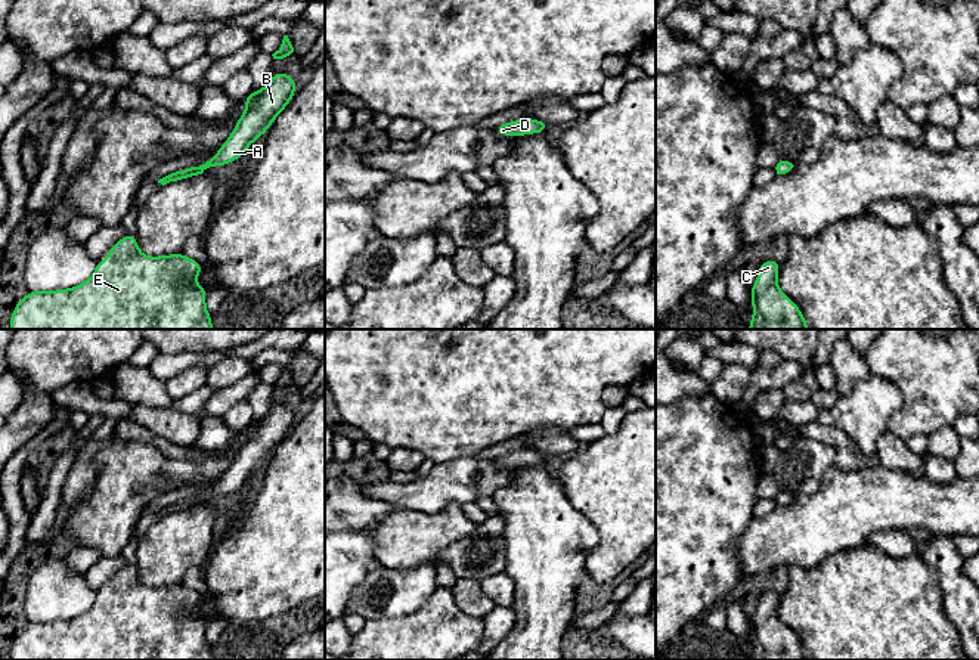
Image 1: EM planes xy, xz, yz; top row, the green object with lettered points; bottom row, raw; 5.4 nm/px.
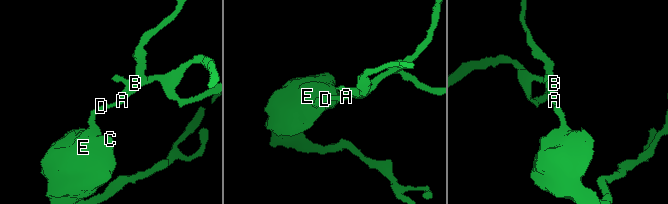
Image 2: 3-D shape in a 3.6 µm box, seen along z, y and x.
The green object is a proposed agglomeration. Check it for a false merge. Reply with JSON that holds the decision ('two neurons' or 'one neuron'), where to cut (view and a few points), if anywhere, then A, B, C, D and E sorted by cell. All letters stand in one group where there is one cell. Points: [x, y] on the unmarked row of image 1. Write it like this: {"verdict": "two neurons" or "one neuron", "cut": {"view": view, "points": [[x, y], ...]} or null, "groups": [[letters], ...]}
{"verdict": "one neuron", "cut": null, "groups": [["A", "B", "C", "D", "E"]]}

